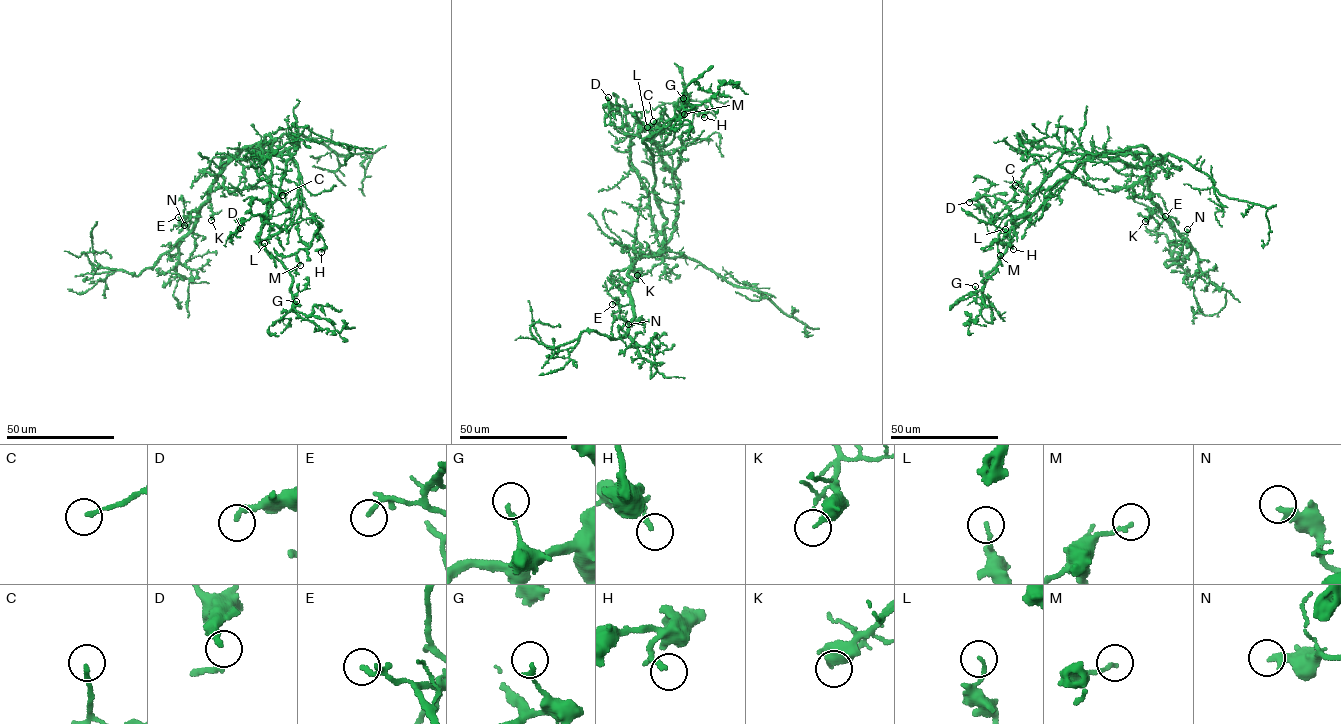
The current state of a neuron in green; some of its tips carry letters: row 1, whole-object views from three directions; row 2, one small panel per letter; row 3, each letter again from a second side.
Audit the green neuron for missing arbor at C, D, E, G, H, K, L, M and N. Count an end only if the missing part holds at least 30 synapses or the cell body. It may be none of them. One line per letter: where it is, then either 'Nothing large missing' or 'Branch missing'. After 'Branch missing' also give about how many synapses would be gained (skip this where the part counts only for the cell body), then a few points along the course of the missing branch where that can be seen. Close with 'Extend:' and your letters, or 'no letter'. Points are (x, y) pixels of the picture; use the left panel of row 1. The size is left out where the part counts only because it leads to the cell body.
C: Place: (282, 195). Nothing large missing
D: Place: (240, 228). Nothing large missing
E: Place: (178, 217). Nothing large missing
G: Place: (296, 301). Nothing large missing
H: Place: (321, 252). Nothing large missing
K: Place: (211, 220). Nothing large missing
L: Place: (264, 243). Nothing large missing
M: Place: (300, 265). Nothing large missing
N: Place: (184, 225). Nothing large missing
Extend: no letter

